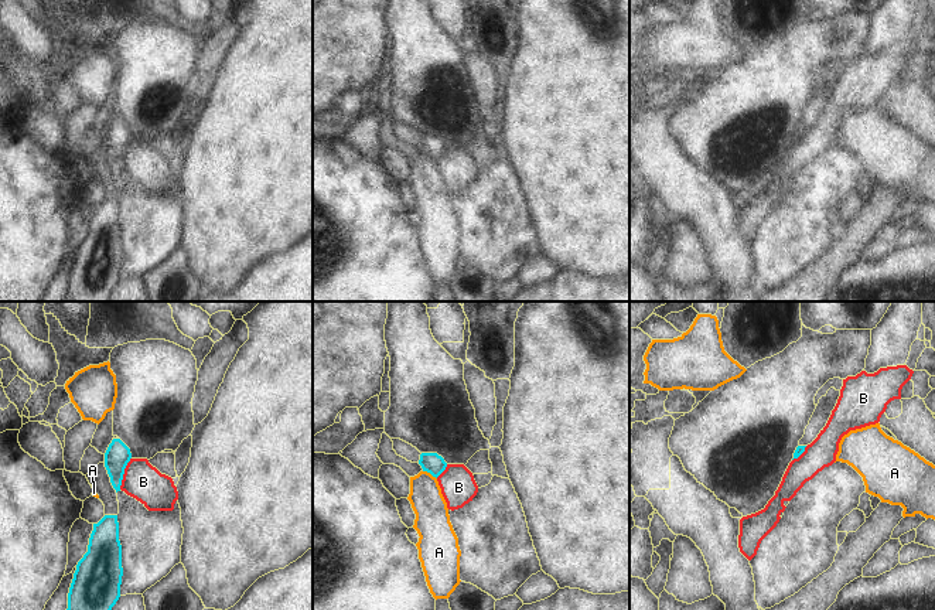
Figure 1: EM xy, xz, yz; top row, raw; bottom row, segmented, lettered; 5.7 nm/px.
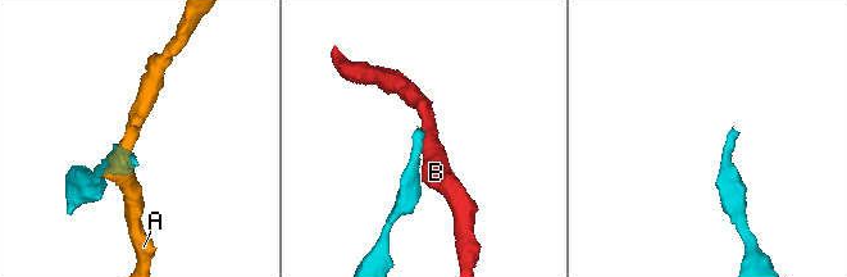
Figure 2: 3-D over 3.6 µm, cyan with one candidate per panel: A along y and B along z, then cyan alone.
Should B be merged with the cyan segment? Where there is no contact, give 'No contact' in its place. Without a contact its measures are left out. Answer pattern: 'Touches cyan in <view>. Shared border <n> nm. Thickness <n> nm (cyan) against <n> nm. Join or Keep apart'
Touches cyan in xy. Shared border 200 nm. Thickness 140 nm (cyan) against 200 nm. Keep apart

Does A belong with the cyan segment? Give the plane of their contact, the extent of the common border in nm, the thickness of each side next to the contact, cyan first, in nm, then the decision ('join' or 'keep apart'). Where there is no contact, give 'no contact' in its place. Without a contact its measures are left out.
contact in xz; length 90 nm; calibres 120 and 190 nm; keep apart

